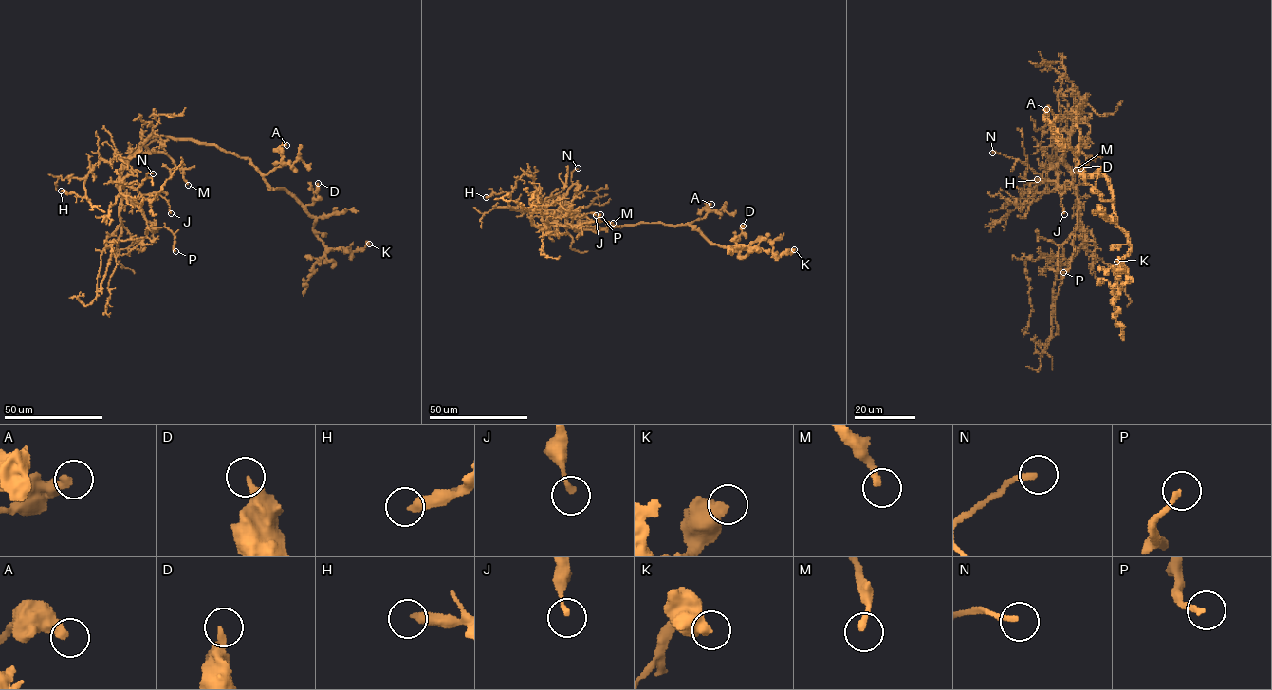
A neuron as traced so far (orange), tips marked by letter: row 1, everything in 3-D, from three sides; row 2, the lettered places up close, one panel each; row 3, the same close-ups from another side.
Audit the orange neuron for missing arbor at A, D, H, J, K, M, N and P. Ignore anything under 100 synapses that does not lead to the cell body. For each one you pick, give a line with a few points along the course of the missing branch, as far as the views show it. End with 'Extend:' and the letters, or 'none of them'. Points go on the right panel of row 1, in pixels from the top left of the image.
Extend: none of them

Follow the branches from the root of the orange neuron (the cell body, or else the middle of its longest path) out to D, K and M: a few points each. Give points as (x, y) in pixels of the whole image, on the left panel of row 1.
D: (183, 139), (214, 144), (248, 157), (269, 190), (285, 189), (304, 205), (317, 199), (318, 183)
K: (183, 139), (248, 157), (269, 190), (285, 189), (315, 219), (313, 232), (328, 248), (356, 251), (369, 244)
M: (183, 139), (155, 136), (139, 149), (146, 153), (164, 152), (183, 169), (183, 179), (188, 185)

